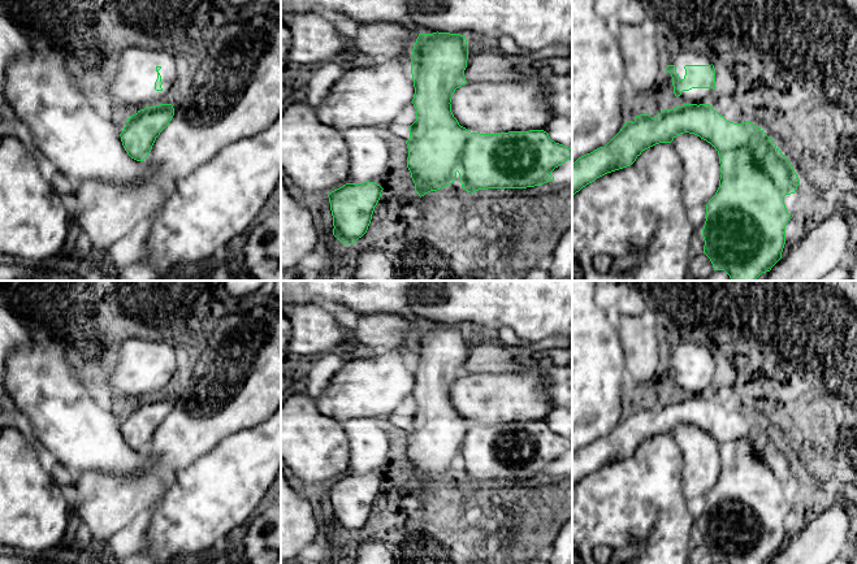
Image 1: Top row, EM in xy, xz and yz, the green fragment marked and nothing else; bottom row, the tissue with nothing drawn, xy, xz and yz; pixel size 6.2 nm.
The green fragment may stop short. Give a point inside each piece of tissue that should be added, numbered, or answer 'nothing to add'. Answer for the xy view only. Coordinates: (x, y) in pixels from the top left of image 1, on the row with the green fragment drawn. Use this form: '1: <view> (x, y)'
1: xy (133, 87)

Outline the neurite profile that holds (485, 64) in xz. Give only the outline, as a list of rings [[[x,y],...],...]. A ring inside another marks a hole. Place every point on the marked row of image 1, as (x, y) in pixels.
[[[472,44],[468,47],[464,77],[471,82],[521,82],[529,74],[527,68],[519,66],[514,58],[498,52],[490,44]]]

